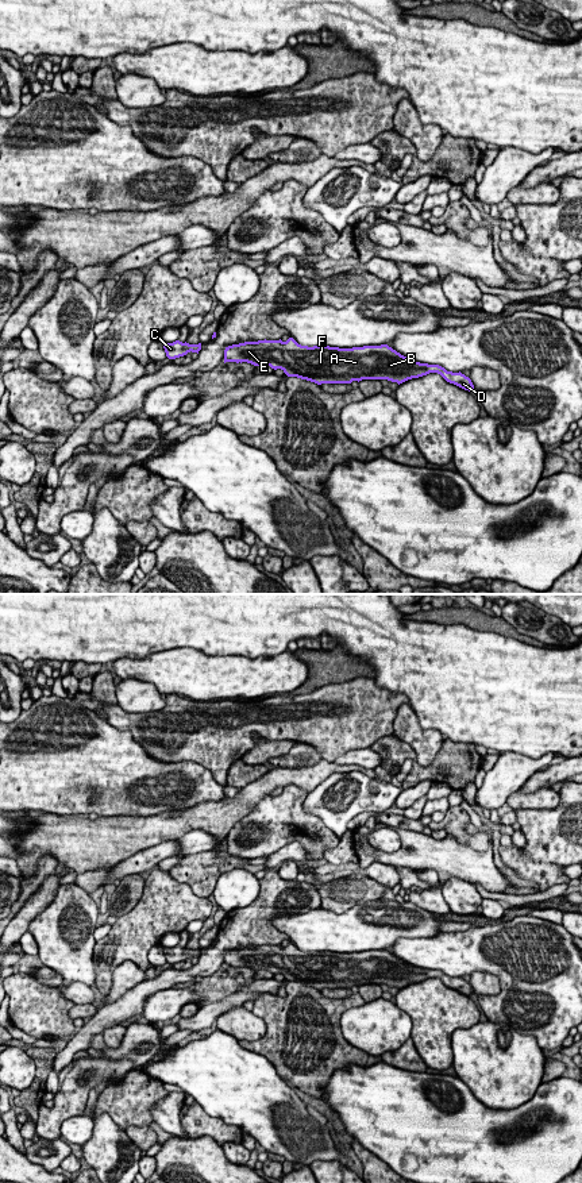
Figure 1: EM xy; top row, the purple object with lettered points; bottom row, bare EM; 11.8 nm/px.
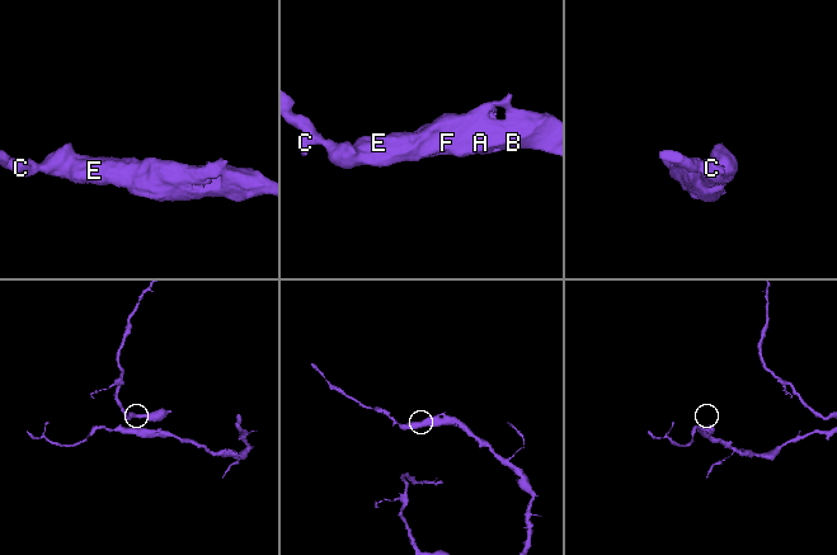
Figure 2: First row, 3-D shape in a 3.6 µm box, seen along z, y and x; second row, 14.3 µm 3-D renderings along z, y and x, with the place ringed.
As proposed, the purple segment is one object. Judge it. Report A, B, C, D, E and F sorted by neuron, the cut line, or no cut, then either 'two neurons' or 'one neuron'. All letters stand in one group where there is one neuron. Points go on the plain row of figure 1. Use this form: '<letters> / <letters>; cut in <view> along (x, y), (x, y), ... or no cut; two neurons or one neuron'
A B C D E F; no cut; one neuron

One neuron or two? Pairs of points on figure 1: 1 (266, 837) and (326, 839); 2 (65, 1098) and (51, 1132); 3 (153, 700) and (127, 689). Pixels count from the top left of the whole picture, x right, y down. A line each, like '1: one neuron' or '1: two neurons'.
1: one neuron
2: one neuron
3: one neuron

